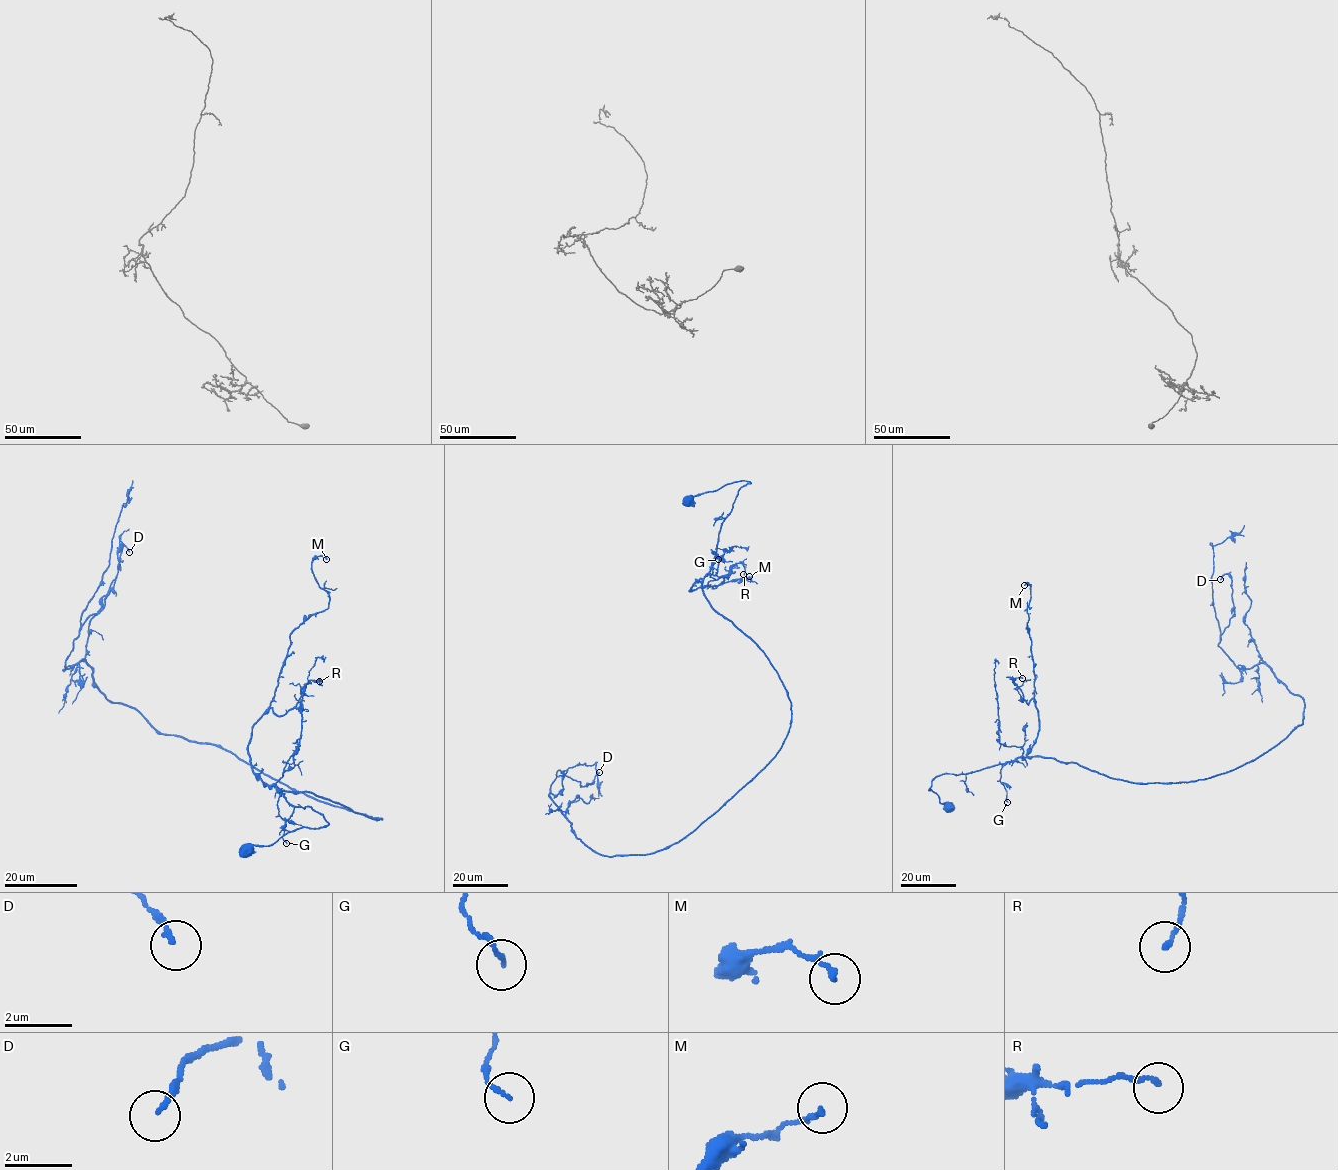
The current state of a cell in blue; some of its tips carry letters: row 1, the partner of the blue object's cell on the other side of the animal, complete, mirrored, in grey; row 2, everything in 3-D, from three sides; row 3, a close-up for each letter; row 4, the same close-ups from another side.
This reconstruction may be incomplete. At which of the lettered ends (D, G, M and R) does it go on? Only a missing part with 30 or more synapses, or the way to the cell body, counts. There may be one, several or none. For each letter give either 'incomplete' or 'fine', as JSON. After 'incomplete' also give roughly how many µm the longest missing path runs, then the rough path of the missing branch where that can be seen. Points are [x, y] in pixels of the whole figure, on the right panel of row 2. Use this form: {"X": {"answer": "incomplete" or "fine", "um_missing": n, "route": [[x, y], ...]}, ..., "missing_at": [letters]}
{"D": {"answer": "fine"}, "G": {"answer": "fine"}, "M": {"answer": "fine"}, "R": {"answer": "fine"}, "missing_at": []}

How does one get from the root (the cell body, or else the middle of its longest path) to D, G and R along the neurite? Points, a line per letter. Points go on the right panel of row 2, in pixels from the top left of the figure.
D: (949, 806), (936, 777), (1019, 757), (1189, 782), (1283, 740), (1304, 700), (1218, 645), (1220, 579)
G: (949, 806), (928, 790), (936, 777), (967, 774), (998, 764), (1007, 802)
R: (949, 806), (928, 790), (936, 777), (1014, 761), (1035, 743), (1035, 701), (1028, 704), (1011, 677), (1022, 678)

